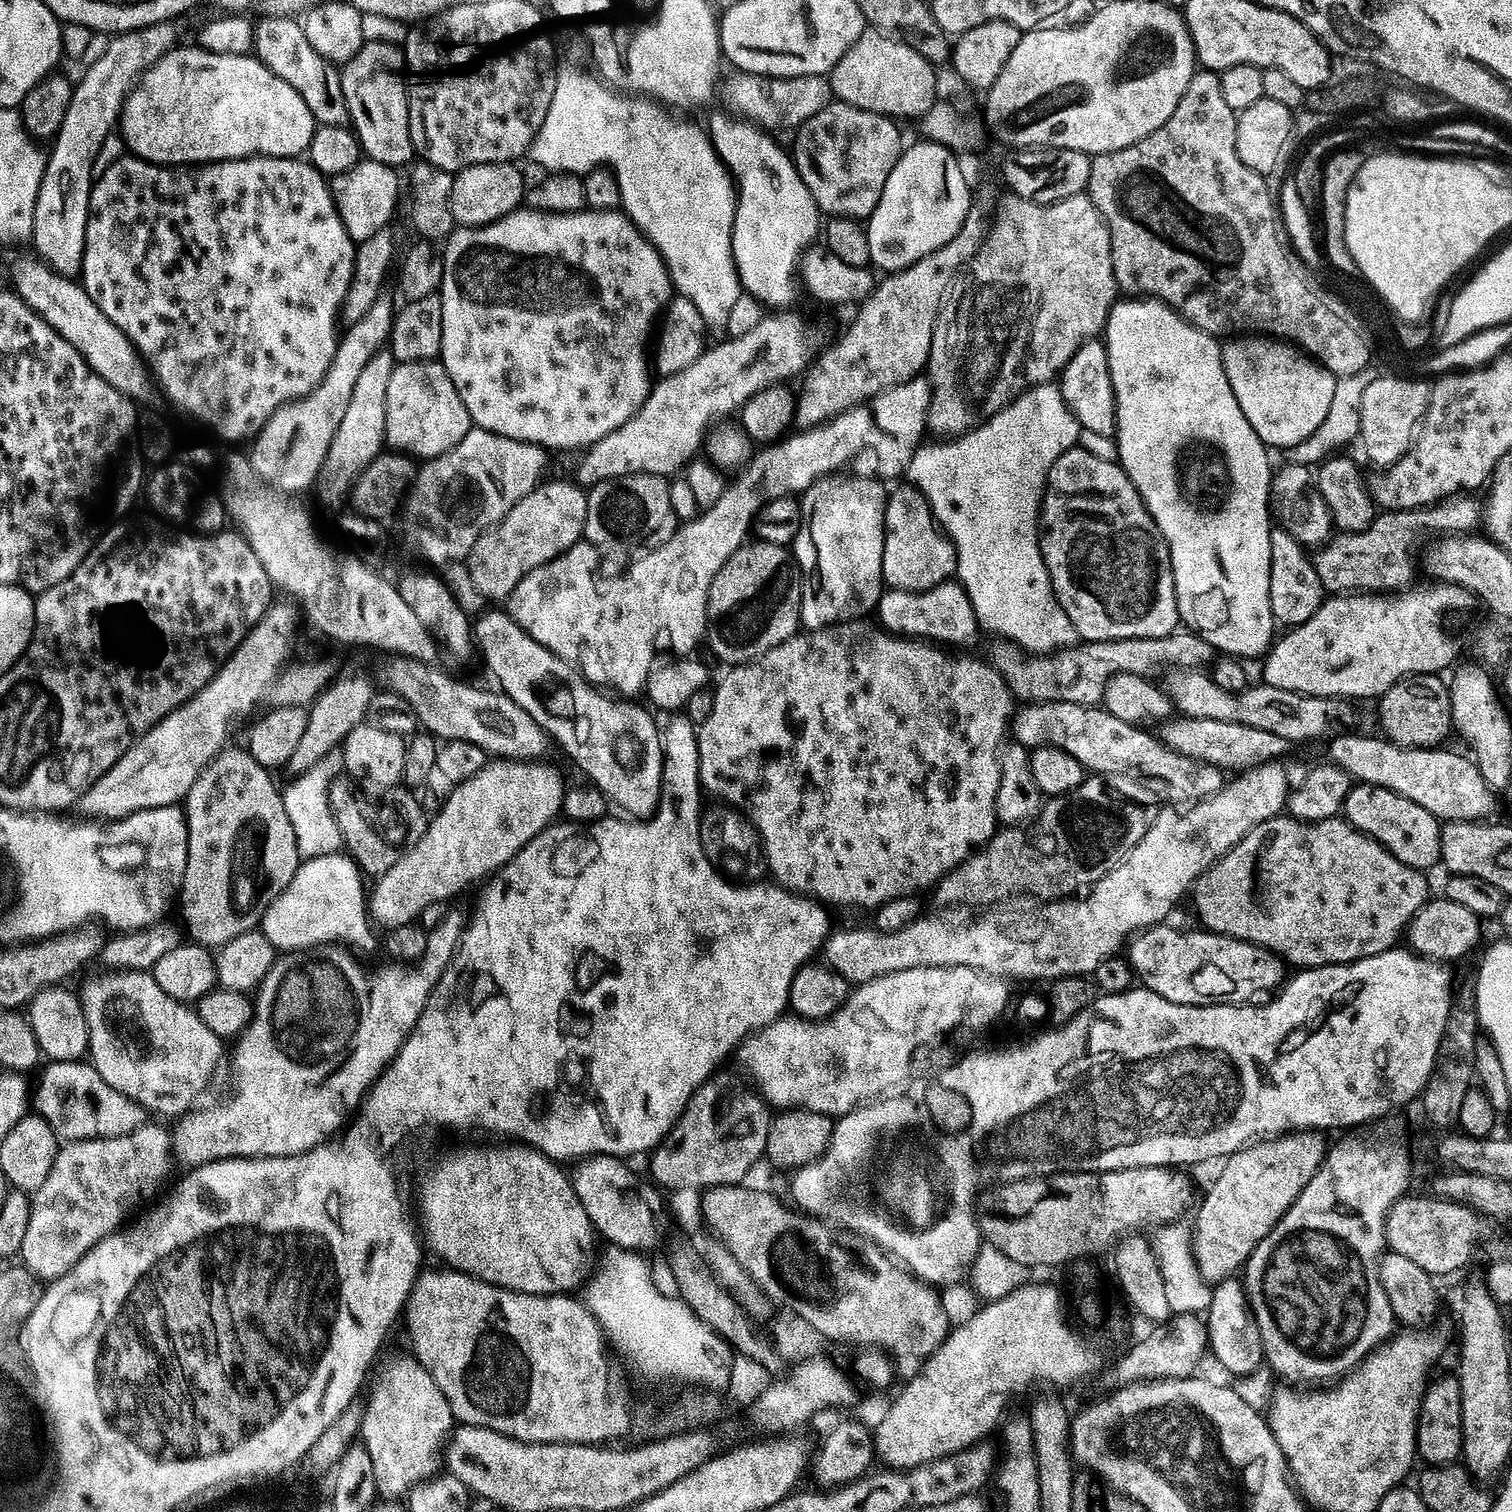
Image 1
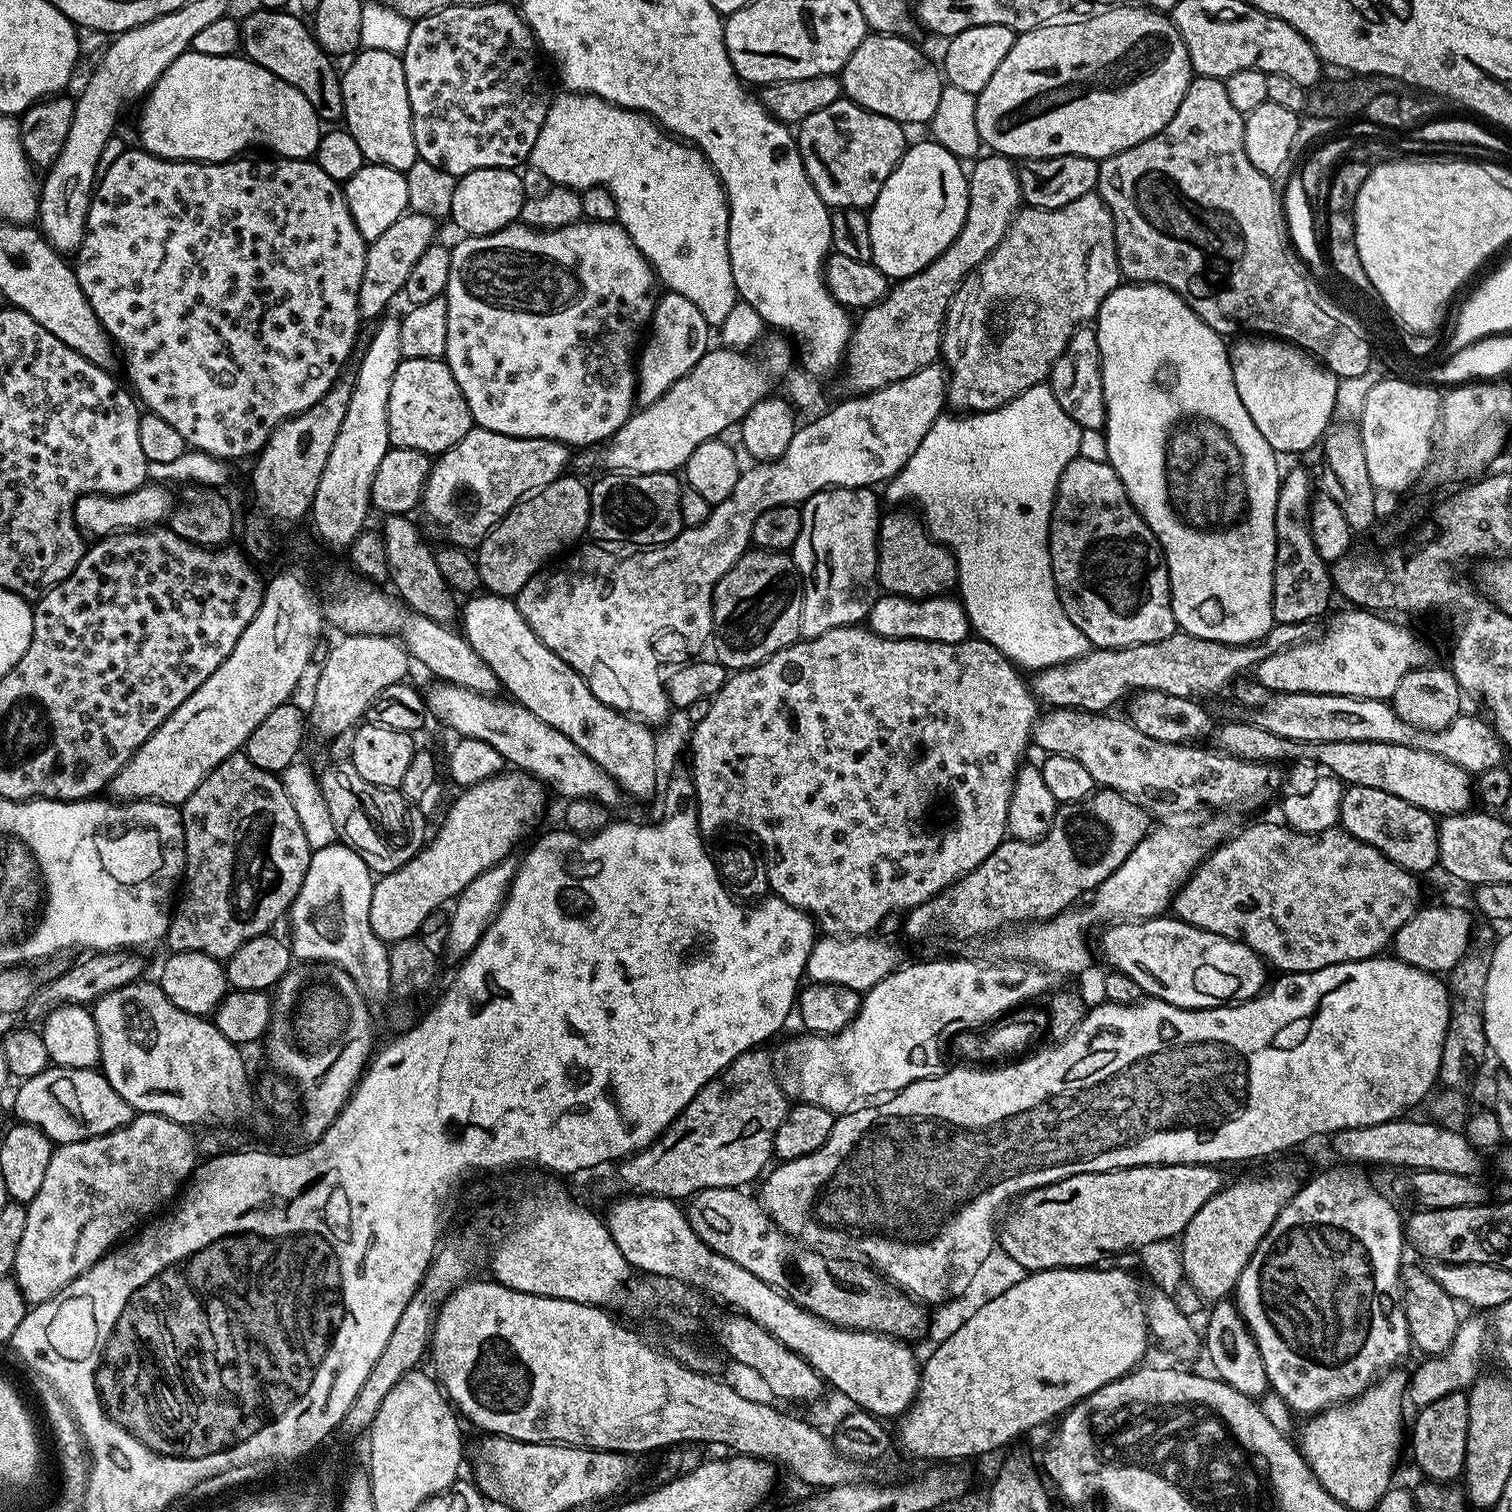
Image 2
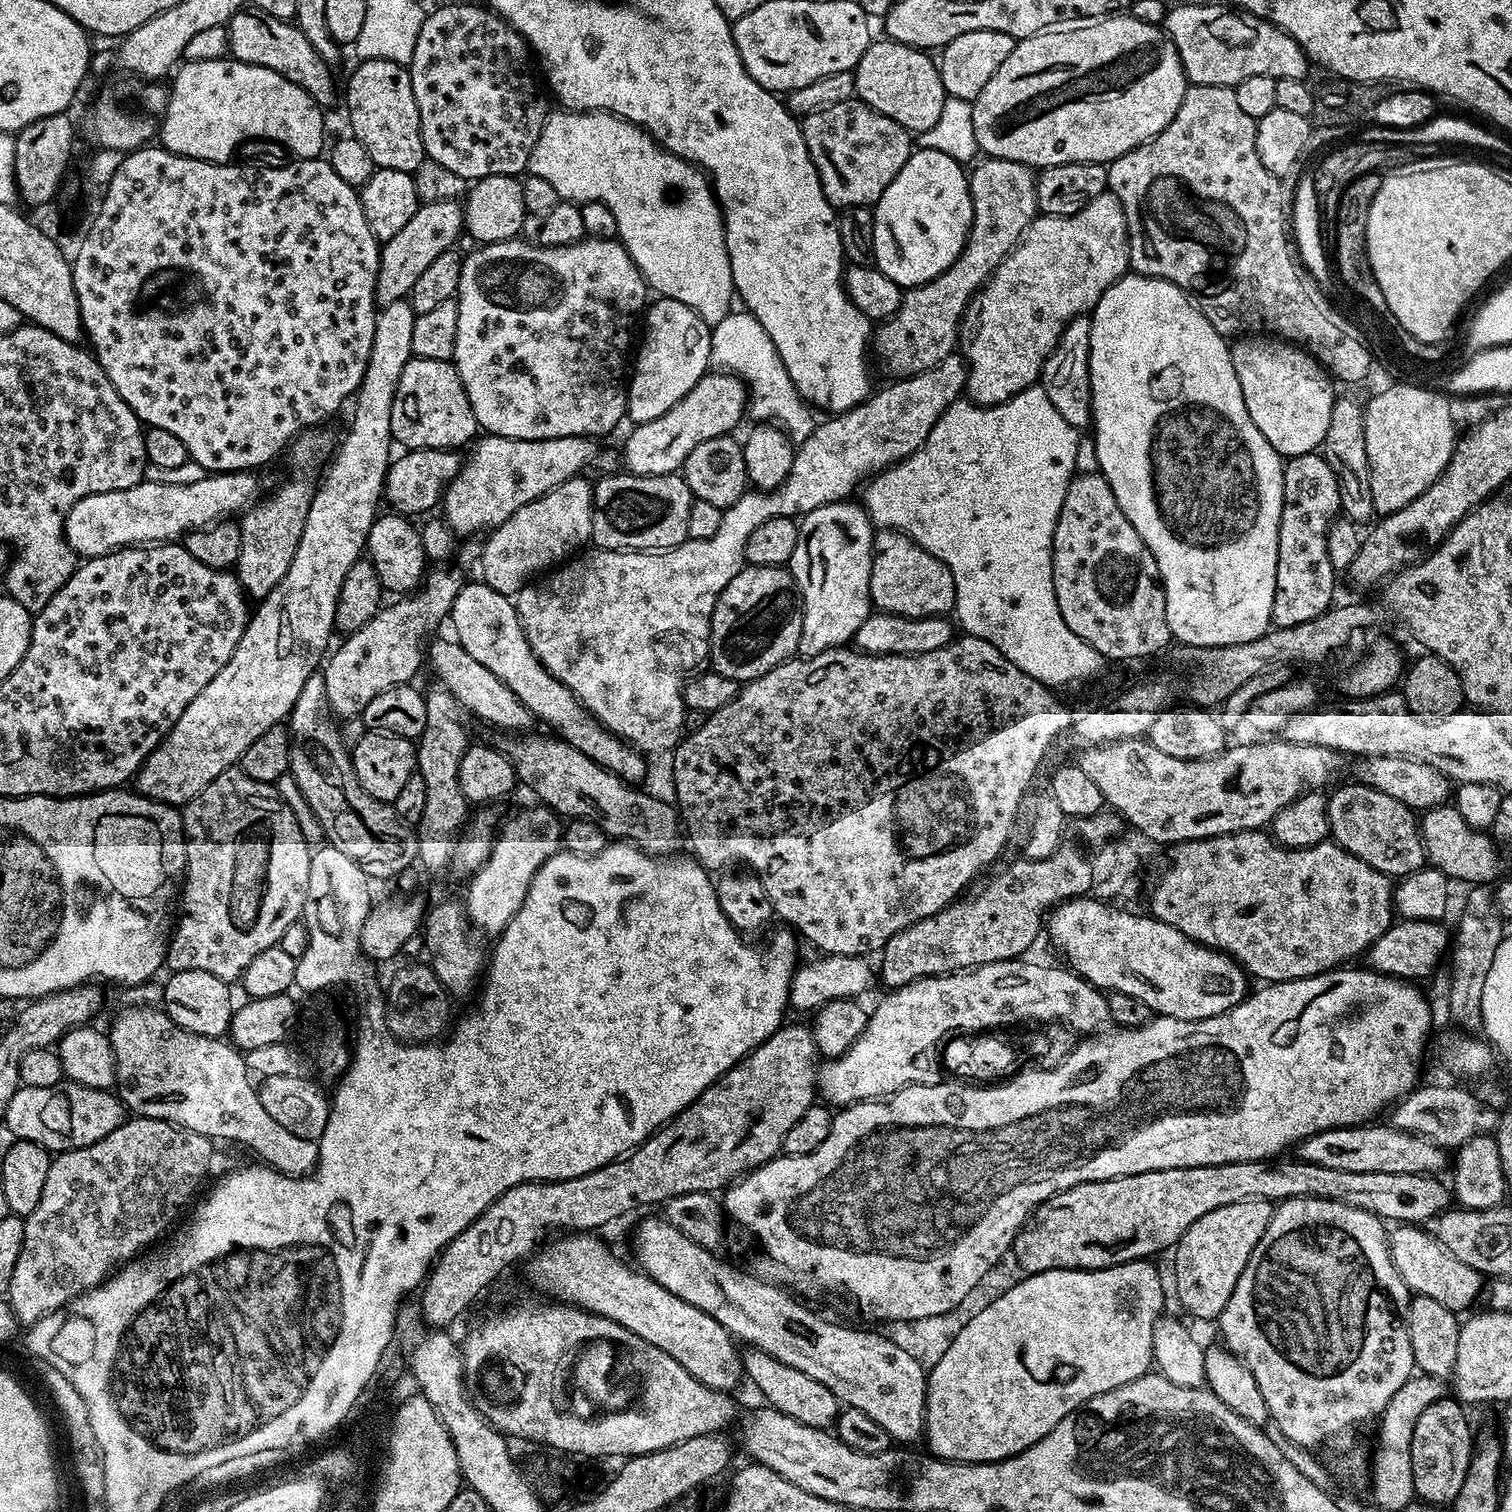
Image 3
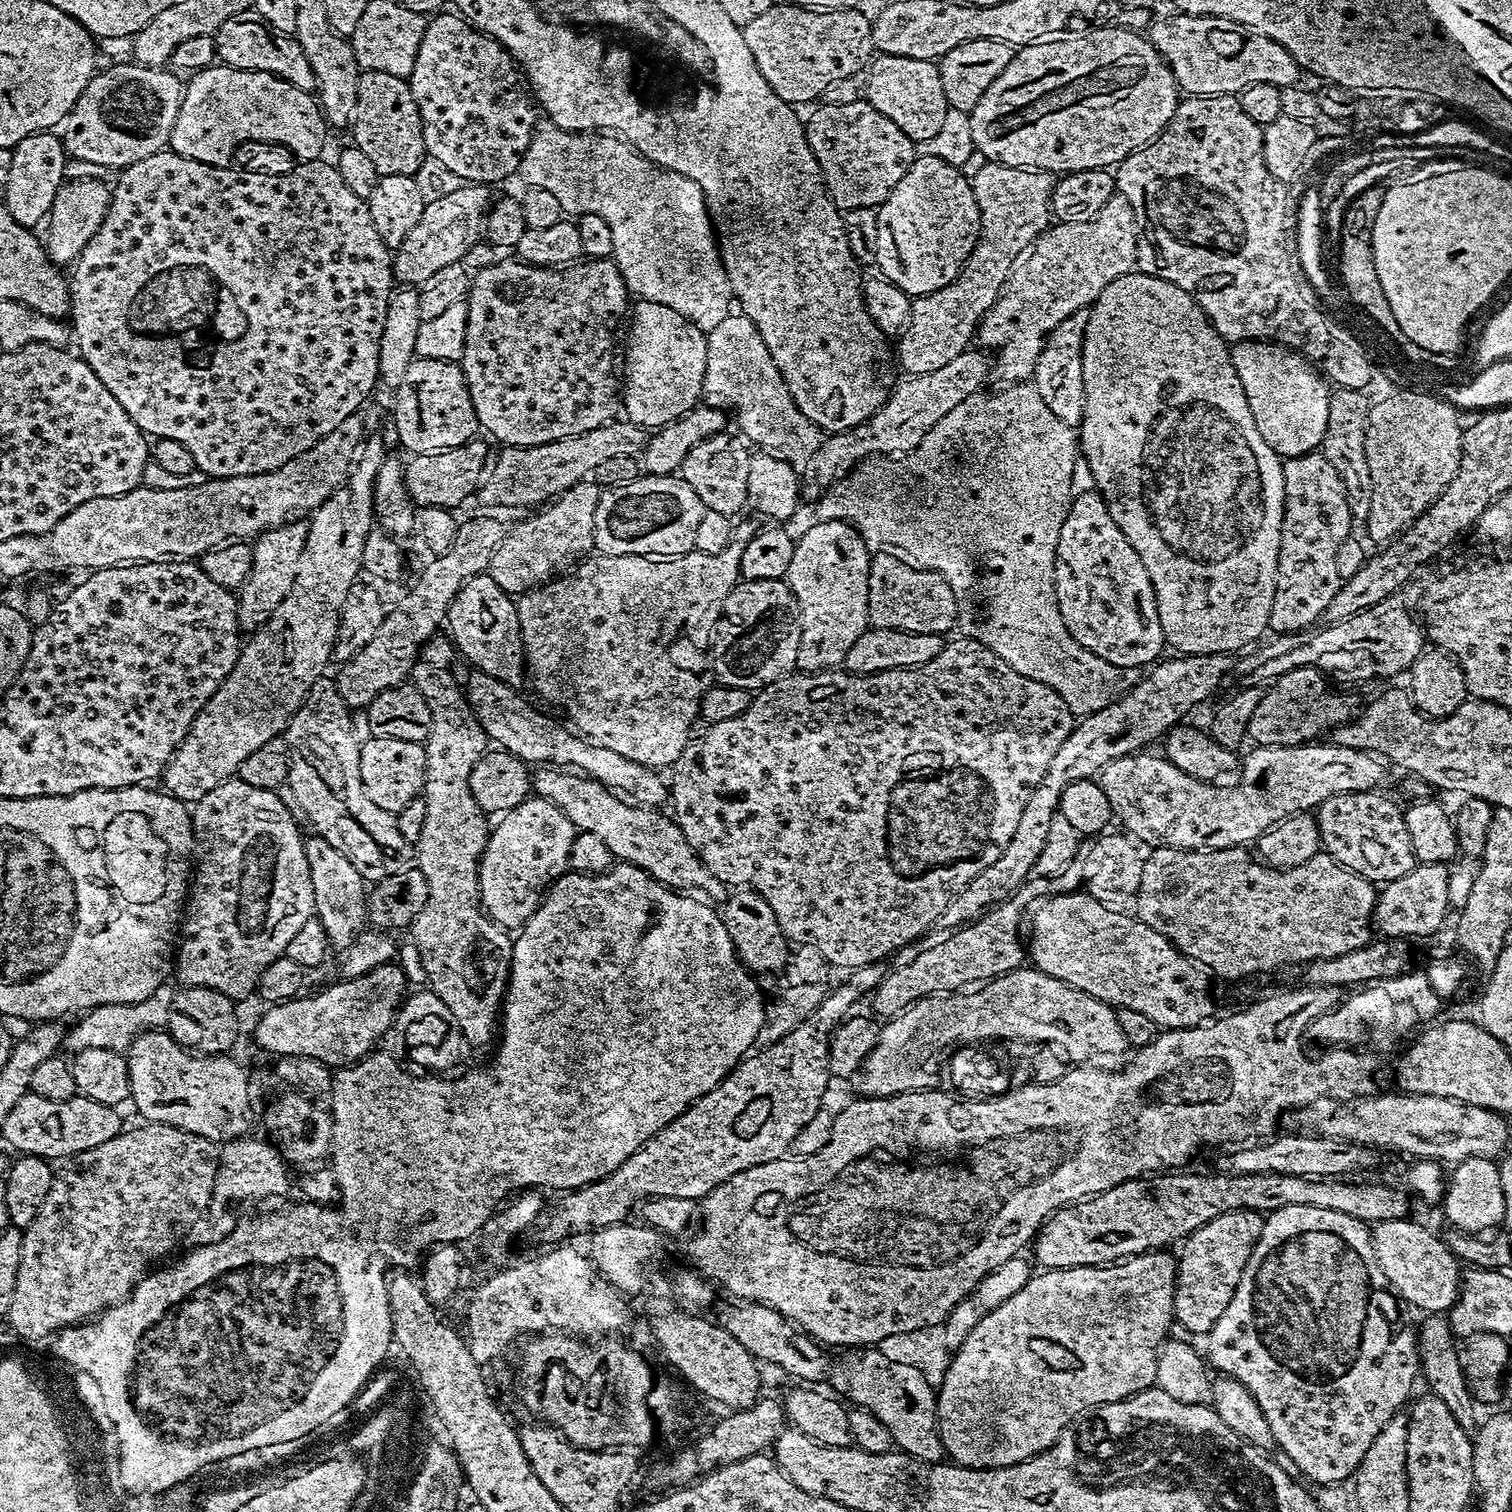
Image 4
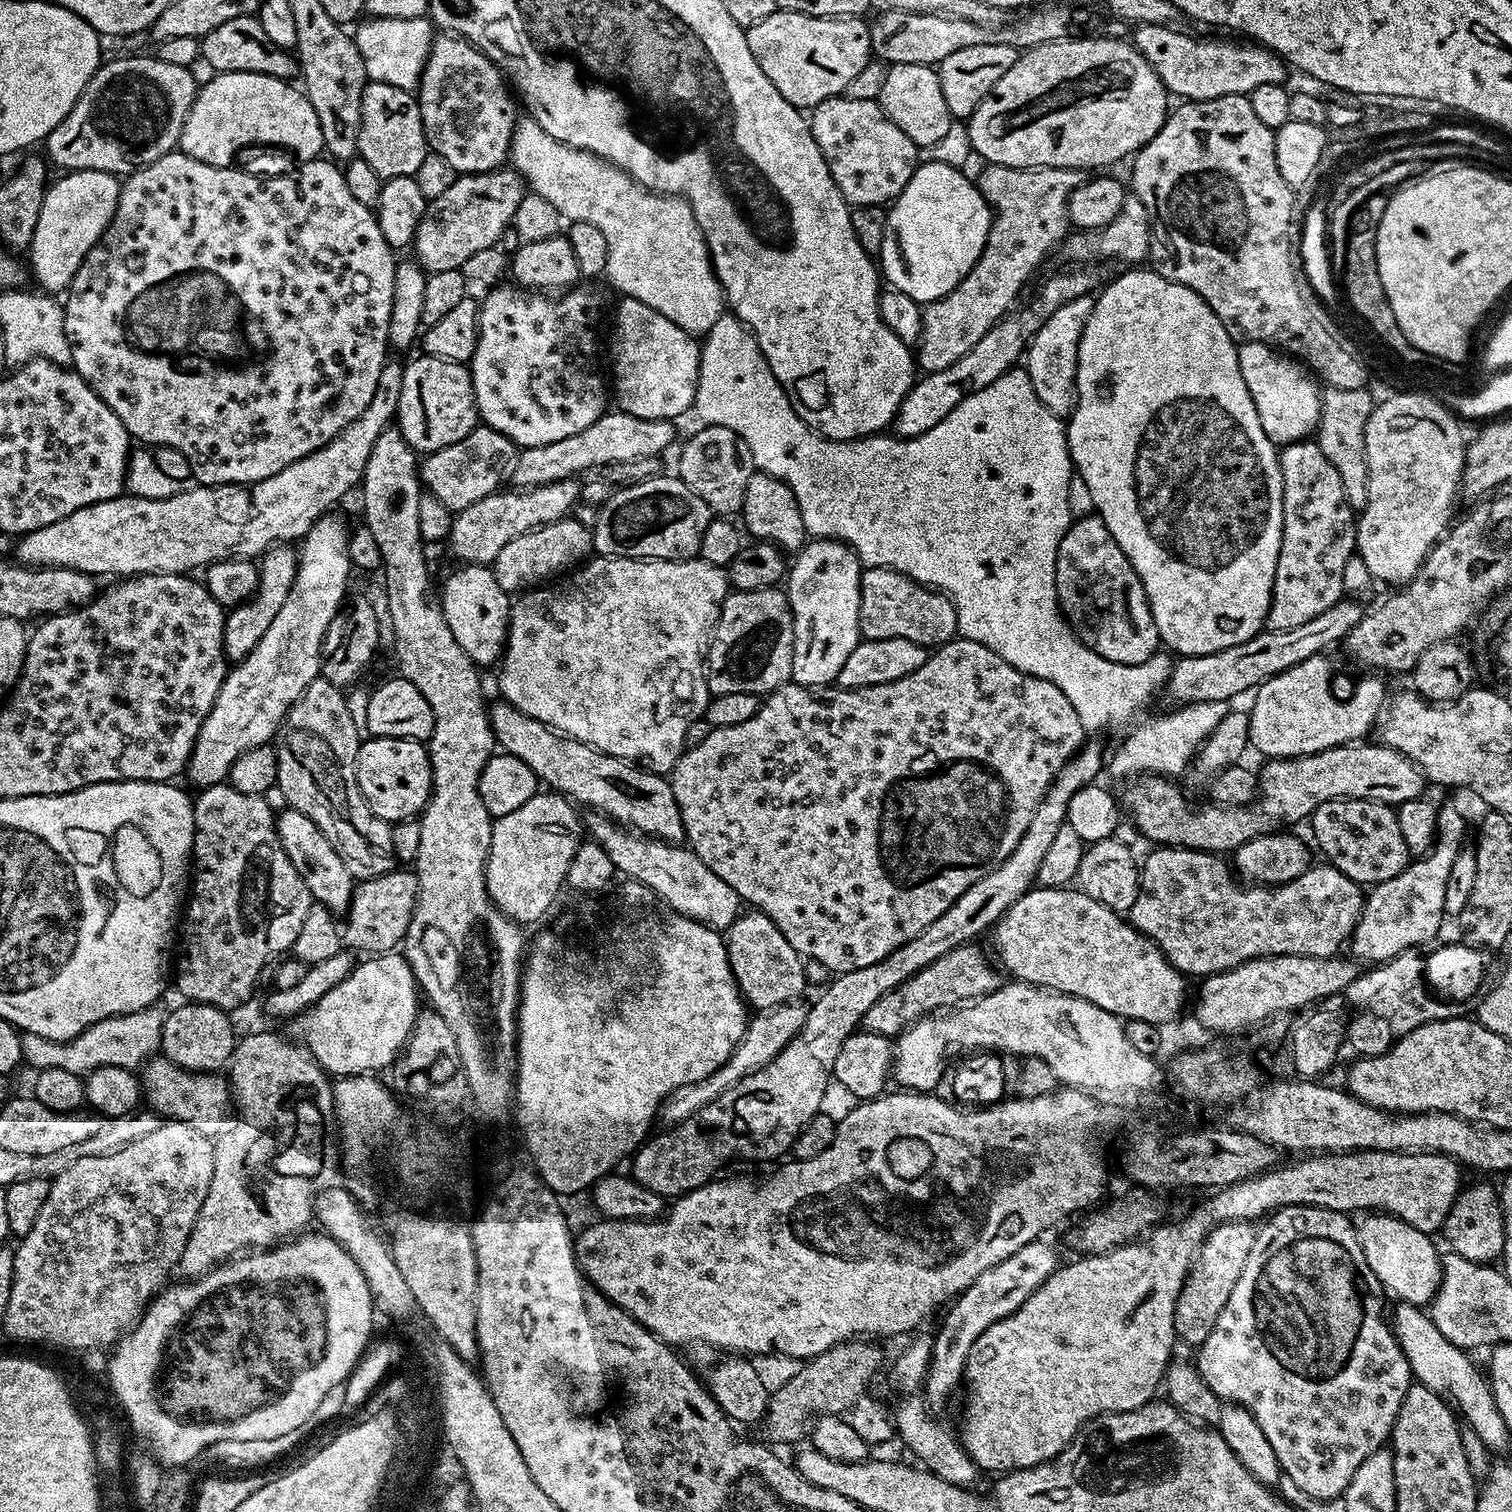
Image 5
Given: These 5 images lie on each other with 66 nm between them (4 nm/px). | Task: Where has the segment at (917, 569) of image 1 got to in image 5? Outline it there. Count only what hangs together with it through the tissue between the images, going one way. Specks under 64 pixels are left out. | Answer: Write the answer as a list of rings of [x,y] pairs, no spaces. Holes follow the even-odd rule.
[[[864,568],[860,574],[860,635],[865,640],[910,639],[925,646],[947,644],[957,635],[956,607],[943,592],[919,584],[892,568]]]

